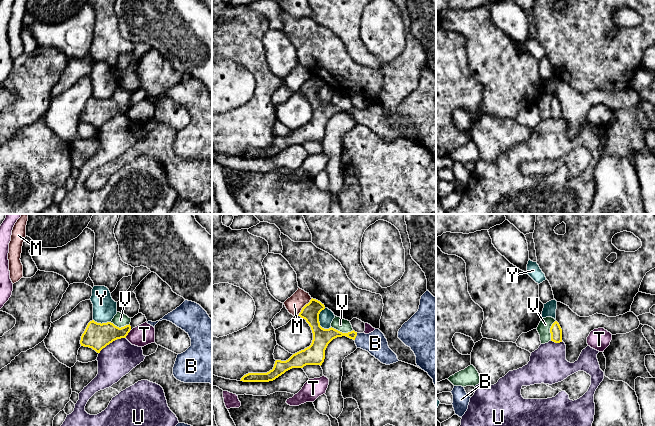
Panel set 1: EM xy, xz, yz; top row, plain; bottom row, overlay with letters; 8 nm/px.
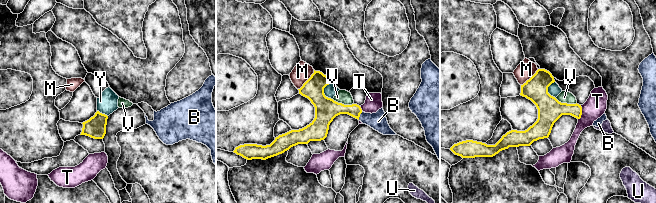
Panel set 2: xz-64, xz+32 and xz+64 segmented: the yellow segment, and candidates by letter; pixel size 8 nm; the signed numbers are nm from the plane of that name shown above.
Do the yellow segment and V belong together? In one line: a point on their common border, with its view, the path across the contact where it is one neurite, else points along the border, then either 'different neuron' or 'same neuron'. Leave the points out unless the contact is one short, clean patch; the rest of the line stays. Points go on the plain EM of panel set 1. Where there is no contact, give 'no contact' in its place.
meets yellow in xz at (341, 108); border along xz (331, 102), (342, 108), (353, 106); different neuron

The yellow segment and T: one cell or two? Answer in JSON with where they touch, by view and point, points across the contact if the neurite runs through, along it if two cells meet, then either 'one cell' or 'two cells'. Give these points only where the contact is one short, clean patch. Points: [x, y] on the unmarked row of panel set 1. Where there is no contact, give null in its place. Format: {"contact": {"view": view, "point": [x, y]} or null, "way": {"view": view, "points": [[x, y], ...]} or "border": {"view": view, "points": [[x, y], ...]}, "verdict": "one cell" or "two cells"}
{"contact": {"view": "xy", "point": [127, 110]}, "border": {"view": "xy", "points": [[130, 107], [125, 113]]}, "verdict": "two cells"}

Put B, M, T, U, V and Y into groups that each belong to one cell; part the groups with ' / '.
B / M / T Y / U / V

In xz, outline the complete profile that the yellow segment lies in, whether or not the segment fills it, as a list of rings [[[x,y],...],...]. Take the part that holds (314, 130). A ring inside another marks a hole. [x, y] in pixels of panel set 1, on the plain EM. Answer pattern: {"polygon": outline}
{"polygon": [[[312,74],[298,91],[305,95],[311,103],[313,116],[309,123],[293,130],[286,137],[276,136],[273,145],[267,149],[248,149],[240,157],[269,158],[292,144],[303,144],[306,141],[321,142],[325,135],[325,126],[328,120],[333,115],[342,112],[353,115],[357,124],[368,127],[383,140],[390,141],[399,137],[397,131],[389,124],[387,115],[379,105],[365,110],[357,109],[354,106],[342,109],[332,103],[329,105],[322,104],[319,98],[319,90],[324,85],[324,80]]]}

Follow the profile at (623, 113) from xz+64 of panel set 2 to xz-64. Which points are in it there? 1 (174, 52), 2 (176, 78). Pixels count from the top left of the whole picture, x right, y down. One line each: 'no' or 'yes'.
1: no
2: yes

